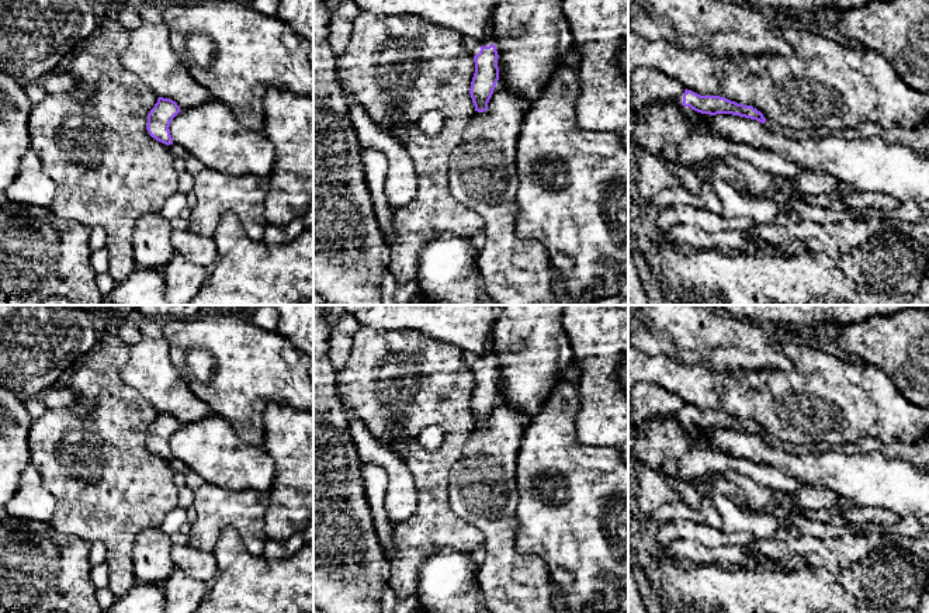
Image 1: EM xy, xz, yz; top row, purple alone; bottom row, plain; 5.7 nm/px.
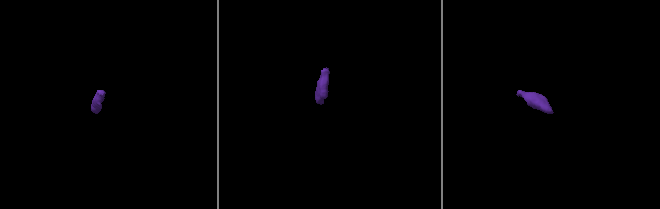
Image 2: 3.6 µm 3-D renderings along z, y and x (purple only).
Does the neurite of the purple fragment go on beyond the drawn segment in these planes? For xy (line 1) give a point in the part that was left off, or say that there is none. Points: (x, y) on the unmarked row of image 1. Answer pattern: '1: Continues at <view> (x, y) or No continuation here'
1: No continuation here

